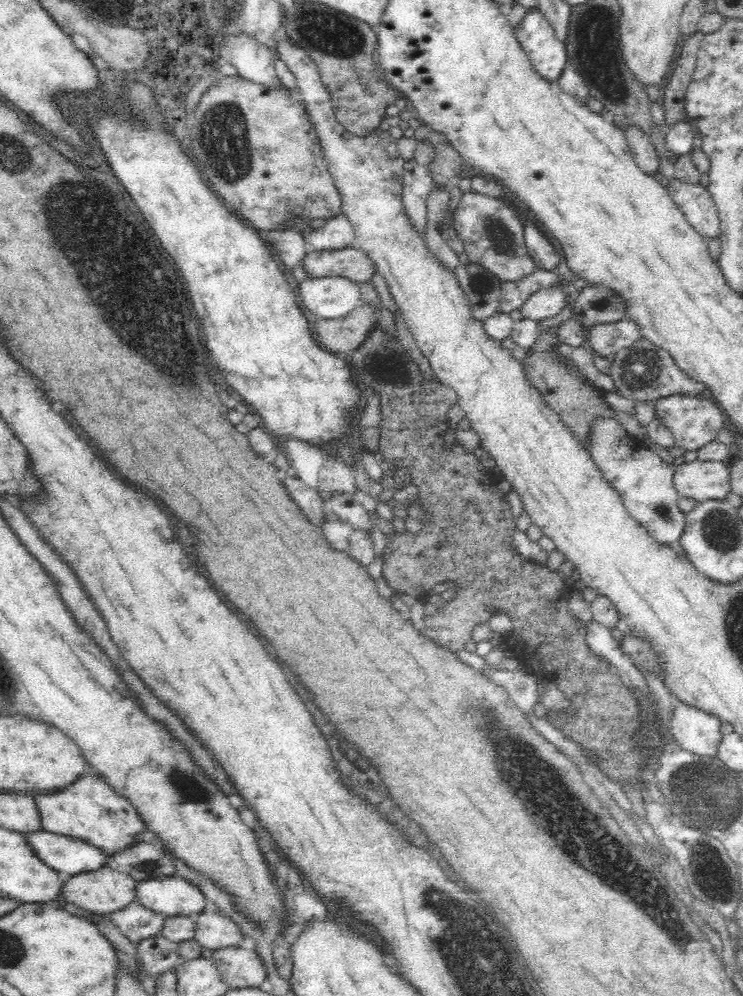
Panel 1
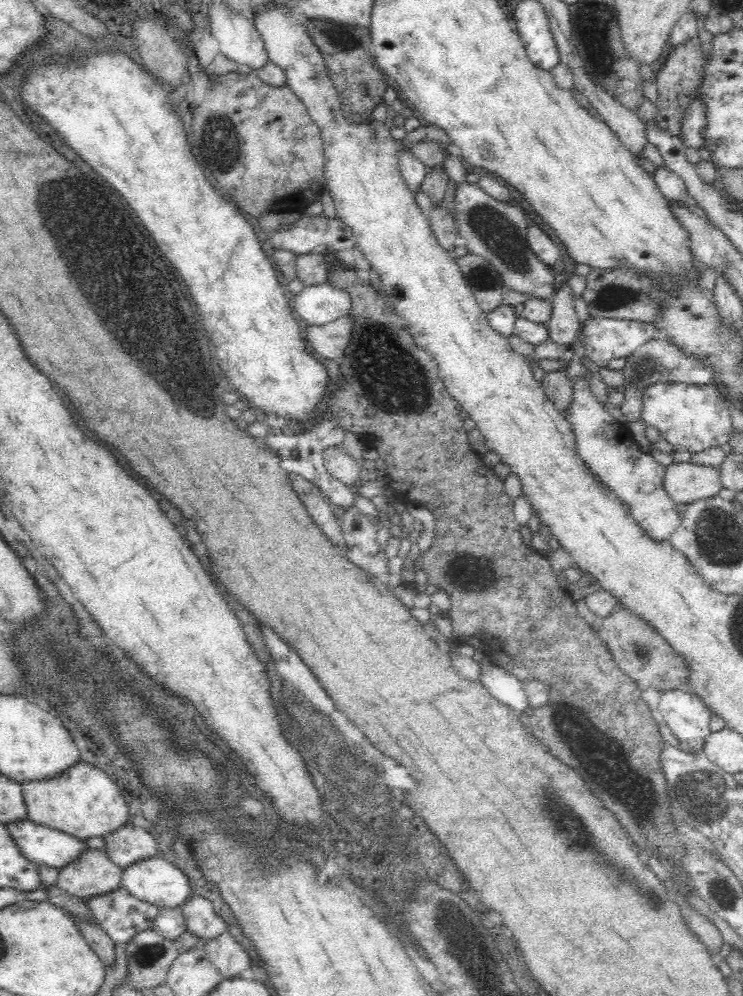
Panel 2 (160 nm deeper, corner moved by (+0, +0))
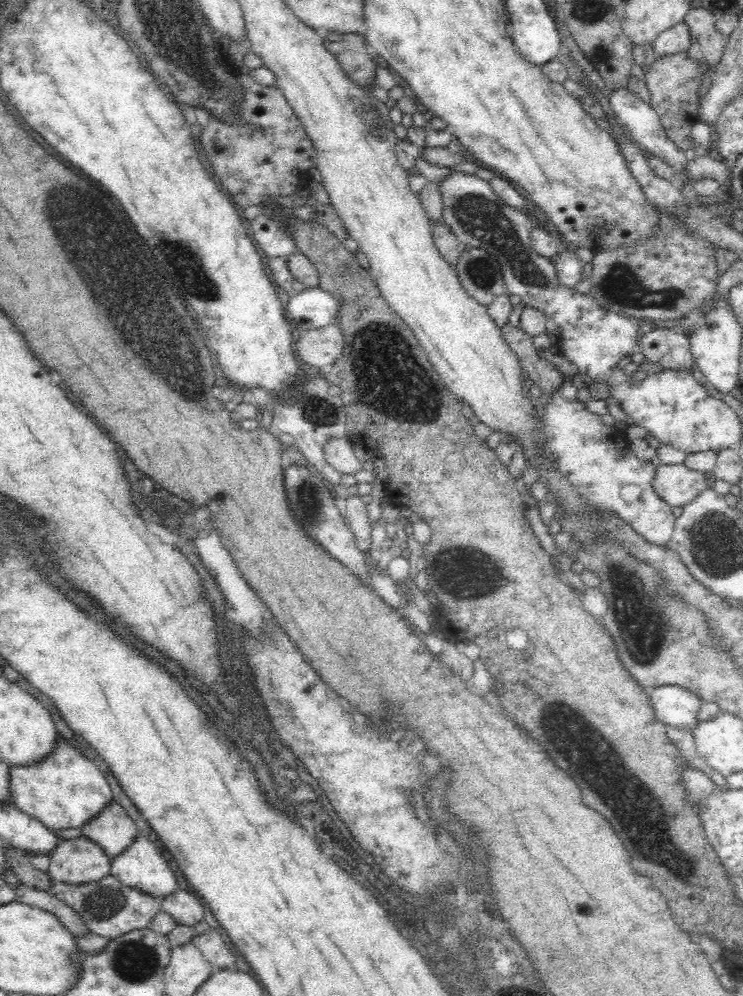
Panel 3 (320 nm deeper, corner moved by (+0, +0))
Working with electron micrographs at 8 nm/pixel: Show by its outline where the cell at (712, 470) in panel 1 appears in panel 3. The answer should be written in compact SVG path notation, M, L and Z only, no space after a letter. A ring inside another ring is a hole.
M660 463L654 474L653 489L671 507L684 506L711 484L710 475L690 470L684 463Z

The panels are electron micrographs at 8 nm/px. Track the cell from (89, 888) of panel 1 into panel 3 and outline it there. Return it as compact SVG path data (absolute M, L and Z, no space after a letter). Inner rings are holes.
M82 833L70 840L60 838L48 857L48 874L54 881L72 885L95 883L111 873L110 856Z

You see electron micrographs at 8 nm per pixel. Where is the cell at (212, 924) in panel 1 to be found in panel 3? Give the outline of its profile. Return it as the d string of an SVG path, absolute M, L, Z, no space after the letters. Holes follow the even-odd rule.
M178 889L160 898L161 910L168 913L177 924L194 926L203 920L204 908L192 893Z

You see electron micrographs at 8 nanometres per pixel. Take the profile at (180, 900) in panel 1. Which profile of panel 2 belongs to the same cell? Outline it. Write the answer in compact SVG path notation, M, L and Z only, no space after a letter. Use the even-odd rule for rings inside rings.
M149 859L123 872L122 886L134 898L159 909L182 909L194 895L190 881L163 859Z

